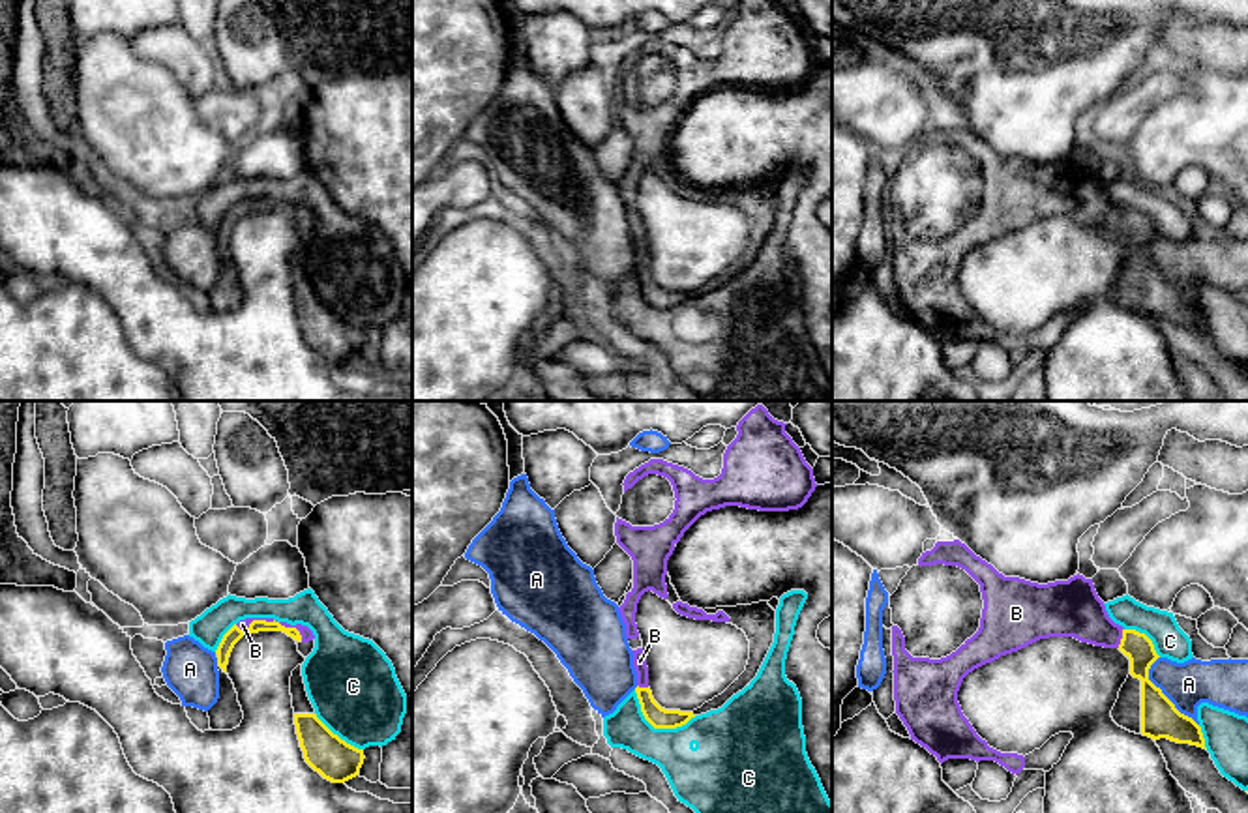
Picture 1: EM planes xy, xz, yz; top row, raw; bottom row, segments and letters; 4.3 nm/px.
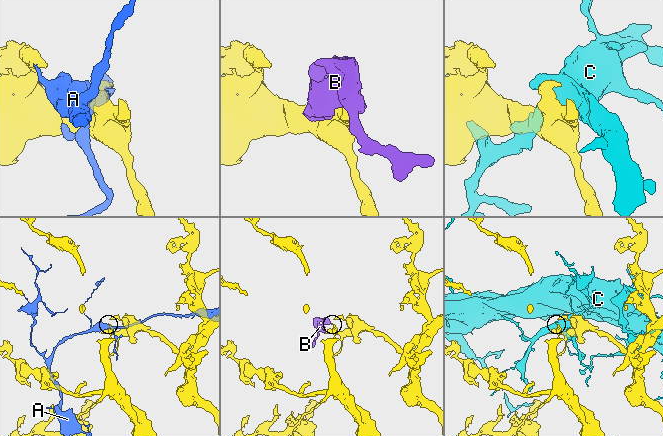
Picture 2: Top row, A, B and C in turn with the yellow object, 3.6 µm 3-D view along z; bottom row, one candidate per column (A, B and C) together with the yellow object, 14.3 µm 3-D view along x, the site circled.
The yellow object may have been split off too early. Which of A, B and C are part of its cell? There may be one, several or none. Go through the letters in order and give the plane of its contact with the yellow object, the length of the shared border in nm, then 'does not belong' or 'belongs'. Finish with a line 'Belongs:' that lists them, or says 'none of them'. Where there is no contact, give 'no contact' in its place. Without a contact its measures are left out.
A: yz | 340 nm | does not belong
B: yz | 90 nm | belongs
C: xz | 300 nm | does not belong
Belongs: B

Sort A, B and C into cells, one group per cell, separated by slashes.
A / B / C

